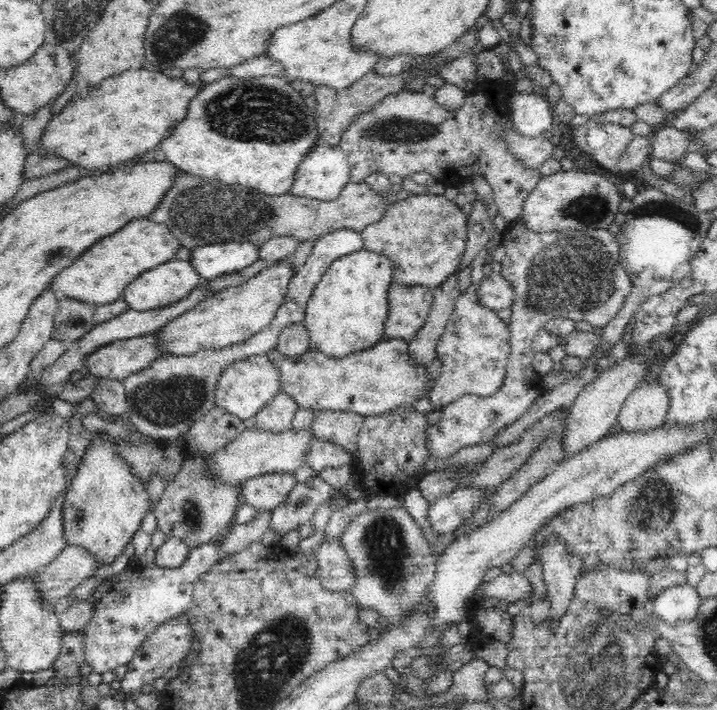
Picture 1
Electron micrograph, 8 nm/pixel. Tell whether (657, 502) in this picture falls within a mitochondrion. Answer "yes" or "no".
yes

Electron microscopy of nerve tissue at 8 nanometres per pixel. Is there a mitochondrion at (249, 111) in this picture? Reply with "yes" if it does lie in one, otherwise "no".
yes

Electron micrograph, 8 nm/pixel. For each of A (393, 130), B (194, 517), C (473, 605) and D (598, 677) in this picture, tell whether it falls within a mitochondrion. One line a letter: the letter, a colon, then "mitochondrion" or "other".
A: mitochondrion
B: mitochondrion
C: other
D: mitochondrion

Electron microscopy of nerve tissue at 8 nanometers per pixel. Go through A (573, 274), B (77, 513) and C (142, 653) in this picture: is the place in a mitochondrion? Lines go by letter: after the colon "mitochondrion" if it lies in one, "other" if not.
A: mitochondrion
B: mitochondrion
C: other

